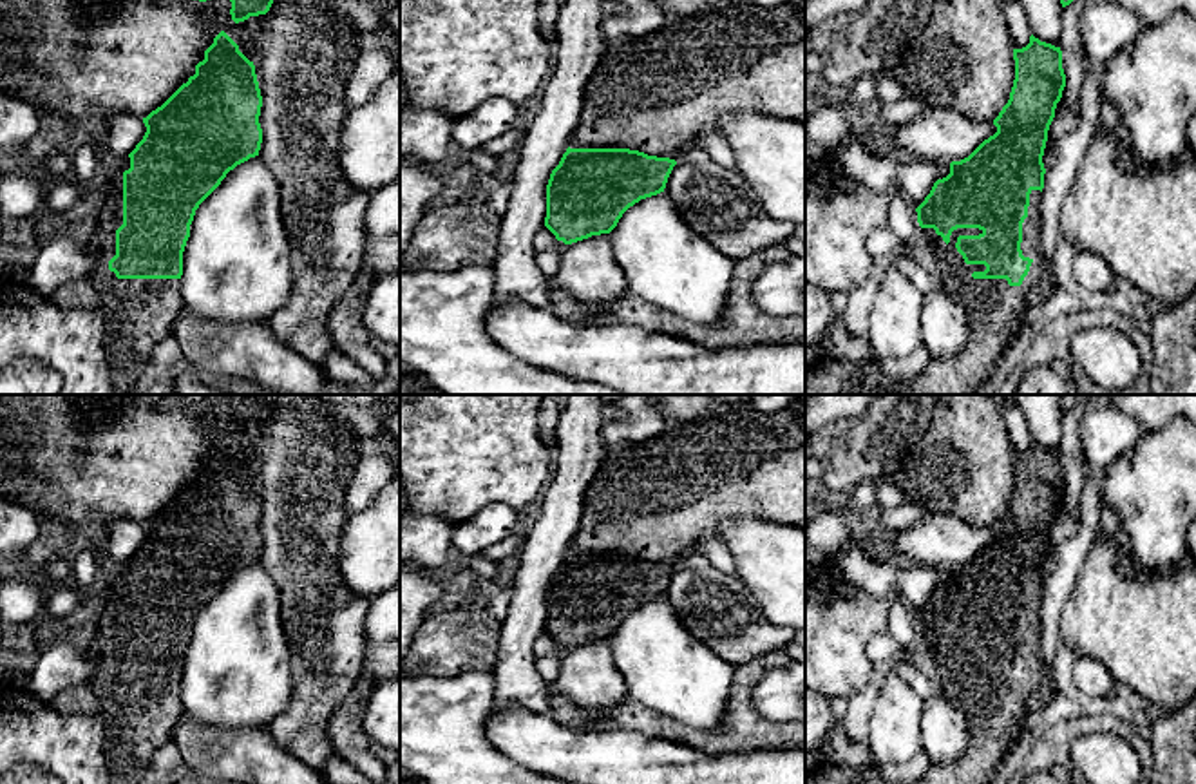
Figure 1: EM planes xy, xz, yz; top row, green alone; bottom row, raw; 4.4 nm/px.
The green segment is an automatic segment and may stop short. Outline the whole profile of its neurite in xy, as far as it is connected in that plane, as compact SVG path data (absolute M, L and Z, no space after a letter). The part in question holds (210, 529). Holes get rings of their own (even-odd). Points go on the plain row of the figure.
M221 436L195 471L195 480L143 523L147 538L136 554L118 563L87 646L89 661L94 663L89 686L101 704L103 750L112 784L141 784L152 766L152 753L172 742L174 728L185 713L183 657L195 616L230 576L259 561L261 512L253 467Z

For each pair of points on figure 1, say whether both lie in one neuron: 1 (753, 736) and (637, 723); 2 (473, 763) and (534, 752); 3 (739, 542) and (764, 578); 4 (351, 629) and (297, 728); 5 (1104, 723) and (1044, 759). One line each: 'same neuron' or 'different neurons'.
1: same neuron
2: different neurons
3: same neuron
4: same neuron
5: same neuron

